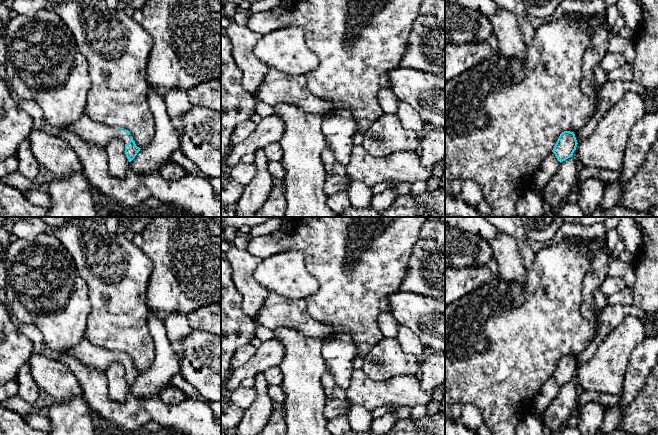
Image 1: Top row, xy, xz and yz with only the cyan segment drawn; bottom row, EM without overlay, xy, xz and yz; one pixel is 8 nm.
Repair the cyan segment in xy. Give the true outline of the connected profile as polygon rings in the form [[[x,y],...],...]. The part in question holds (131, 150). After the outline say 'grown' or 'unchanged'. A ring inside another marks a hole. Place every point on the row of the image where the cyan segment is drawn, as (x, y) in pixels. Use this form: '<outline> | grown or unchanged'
[[[86,114],[72,124],[62,128],[53,127],[45,121],[41,131],[54,136],[60,136],[64,132],[71,132],[78,135],[83,141],[90,142],[104,149],[111,140],[120,139],[125,144],[125,154],[129,162],[135,158],[141,149],[136,146],[128,130],[97,123]]] | grown

